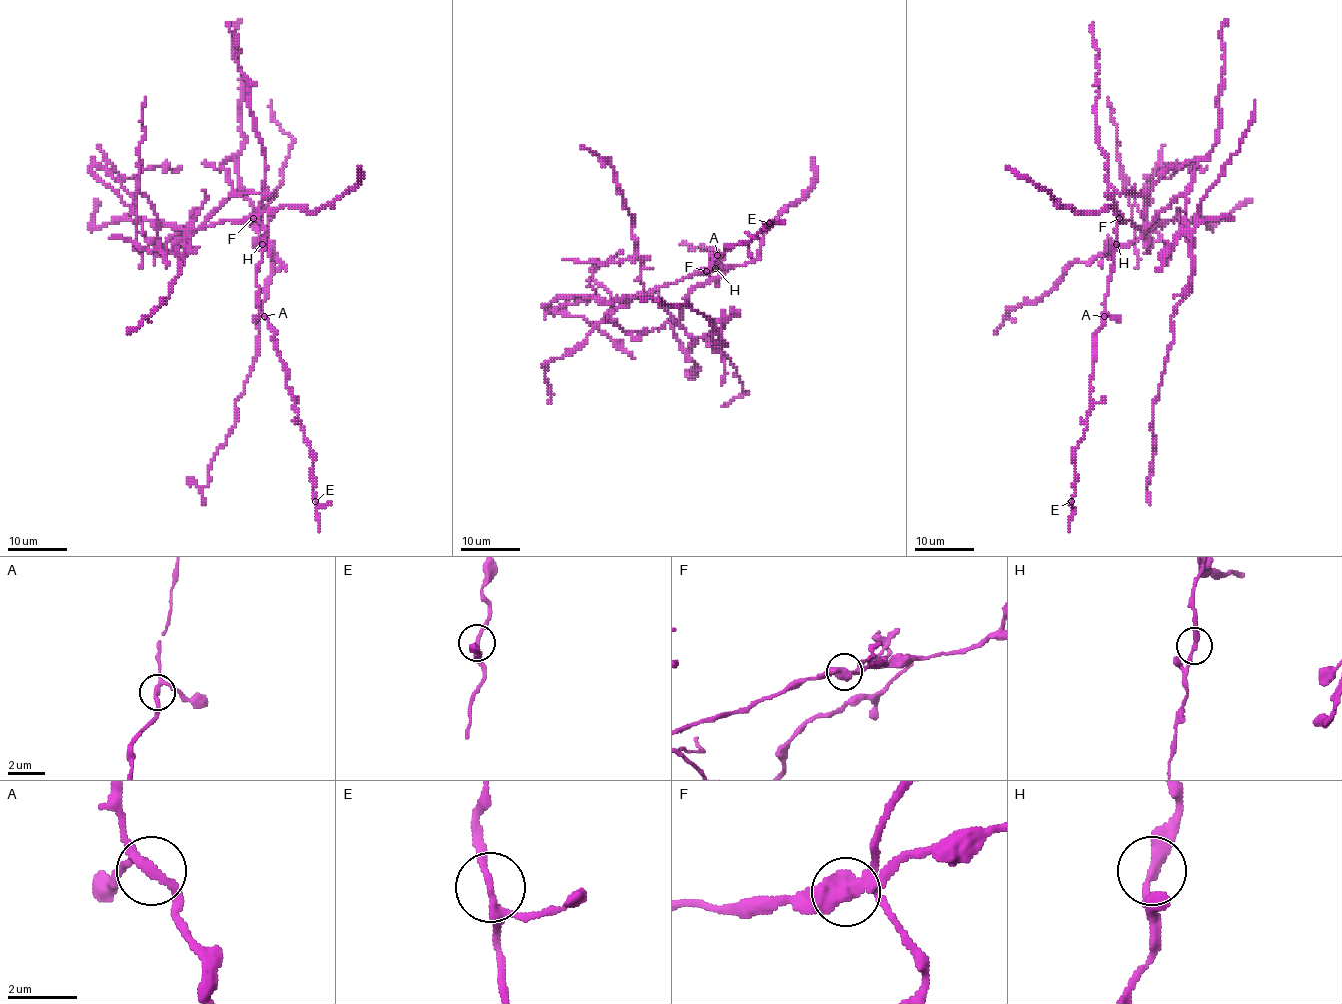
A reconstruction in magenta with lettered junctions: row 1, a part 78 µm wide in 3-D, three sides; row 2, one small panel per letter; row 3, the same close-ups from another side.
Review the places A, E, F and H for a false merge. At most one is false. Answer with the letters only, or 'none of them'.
F

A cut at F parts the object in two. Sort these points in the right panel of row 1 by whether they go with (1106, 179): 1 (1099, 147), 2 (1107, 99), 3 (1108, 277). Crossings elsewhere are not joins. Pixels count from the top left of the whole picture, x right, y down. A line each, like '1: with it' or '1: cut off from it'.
1: with it
2: cut off from it
3: with it

